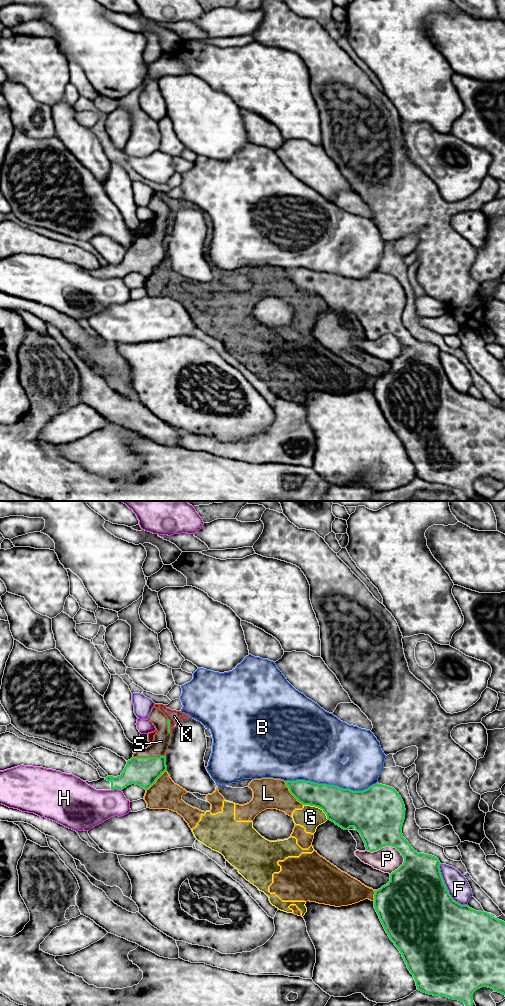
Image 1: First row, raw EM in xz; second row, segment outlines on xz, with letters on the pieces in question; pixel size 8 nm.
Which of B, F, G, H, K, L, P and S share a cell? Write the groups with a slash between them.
B / F / G K L / H / P / S

